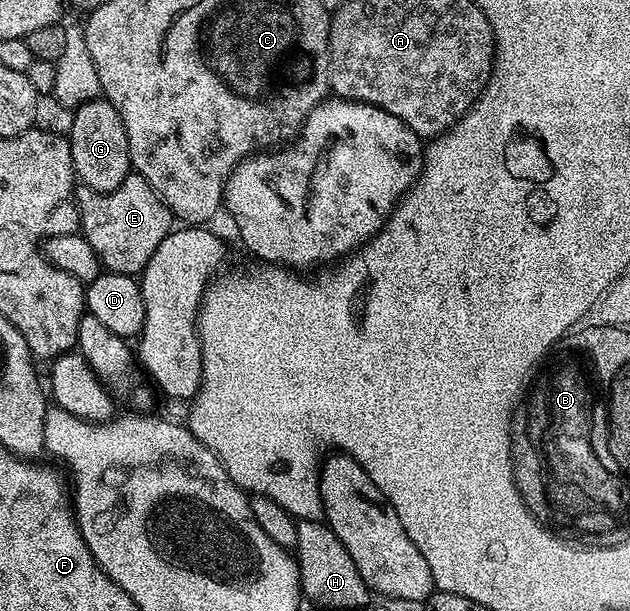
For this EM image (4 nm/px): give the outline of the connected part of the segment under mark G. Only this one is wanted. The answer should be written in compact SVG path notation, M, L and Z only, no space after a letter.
M103 98L88 100L71 113L72 129L66 132L72 171L83 187L95 192L118 190L130 174L132 159L126 142L126 126L110 101Z

